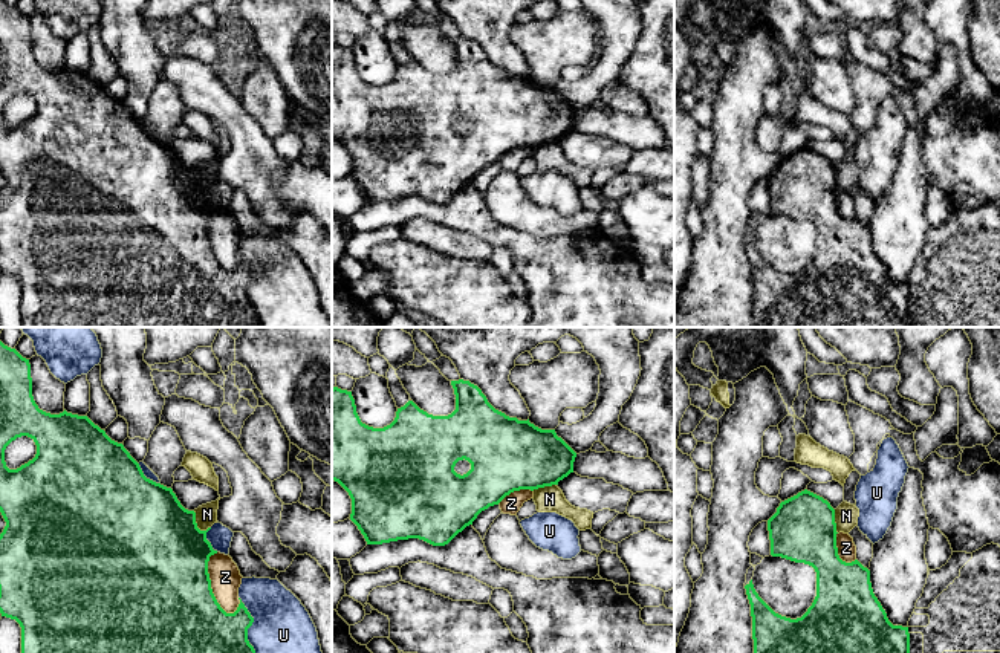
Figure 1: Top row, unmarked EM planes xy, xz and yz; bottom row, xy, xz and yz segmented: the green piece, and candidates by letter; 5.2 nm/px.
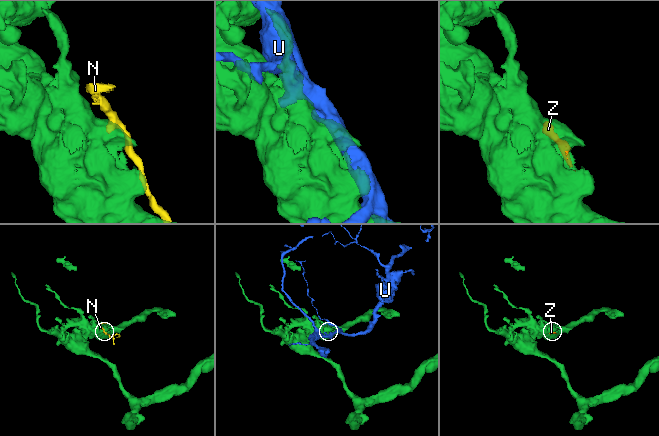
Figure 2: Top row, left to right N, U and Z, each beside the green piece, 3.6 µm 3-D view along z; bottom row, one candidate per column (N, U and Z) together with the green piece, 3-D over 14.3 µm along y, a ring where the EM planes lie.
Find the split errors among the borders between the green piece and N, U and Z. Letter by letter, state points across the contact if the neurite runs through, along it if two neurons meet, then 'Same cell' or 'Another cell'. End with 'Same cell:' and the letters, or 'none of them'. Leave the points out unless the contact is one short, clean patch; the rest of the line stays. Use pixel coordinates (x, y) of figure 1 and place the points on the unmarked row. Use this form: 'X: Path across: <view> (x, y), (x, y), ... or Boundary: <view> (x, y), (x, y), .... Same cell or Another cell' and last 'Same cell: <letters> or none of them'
N: Boundary: xy (193, 168), (196, 182), (201, 187), (210, 185). Another cell
U: Another cell
Z: Another cell
Same cell: none of them

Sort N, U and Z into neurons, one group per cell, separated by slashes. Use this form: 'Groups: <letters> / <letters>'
Groups: N / U / Z

